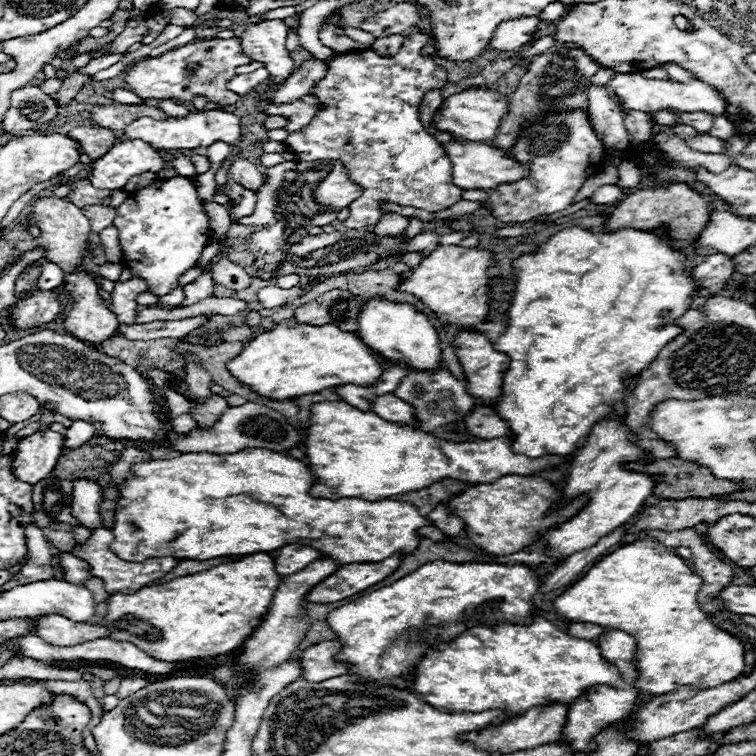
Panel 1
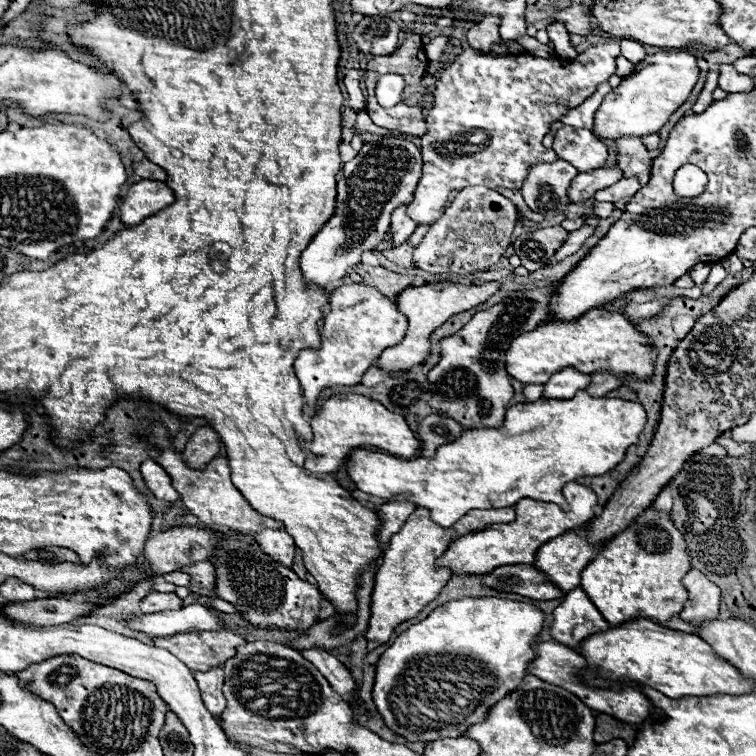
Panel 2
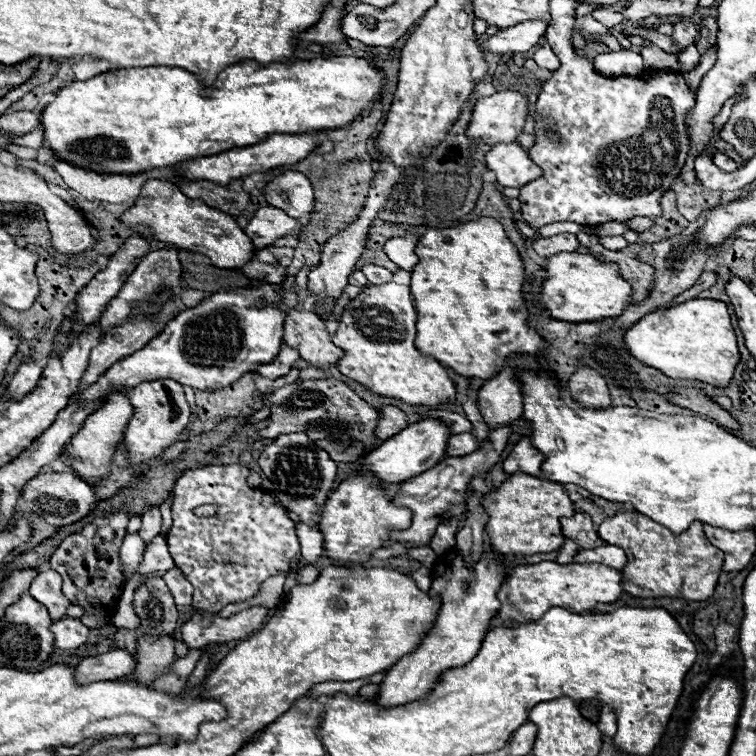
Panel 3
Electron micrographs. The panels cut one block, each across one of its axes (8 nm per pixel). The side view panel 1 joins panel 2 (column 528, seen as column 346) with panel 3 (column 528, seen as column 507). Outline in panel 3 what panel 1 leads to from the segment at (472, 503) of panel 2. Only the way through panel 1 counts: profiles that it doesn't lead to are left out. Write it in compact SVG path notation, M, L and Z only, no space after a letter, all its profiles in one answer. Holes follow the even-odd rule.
M522 438L514 450L510 452L510 456L504 460L504 470L508 474L516 474L516 472L524 472L524 474L530 474L530 476L540 476L540 466L544 462L544 456L542 452L538 452L530 438Z

